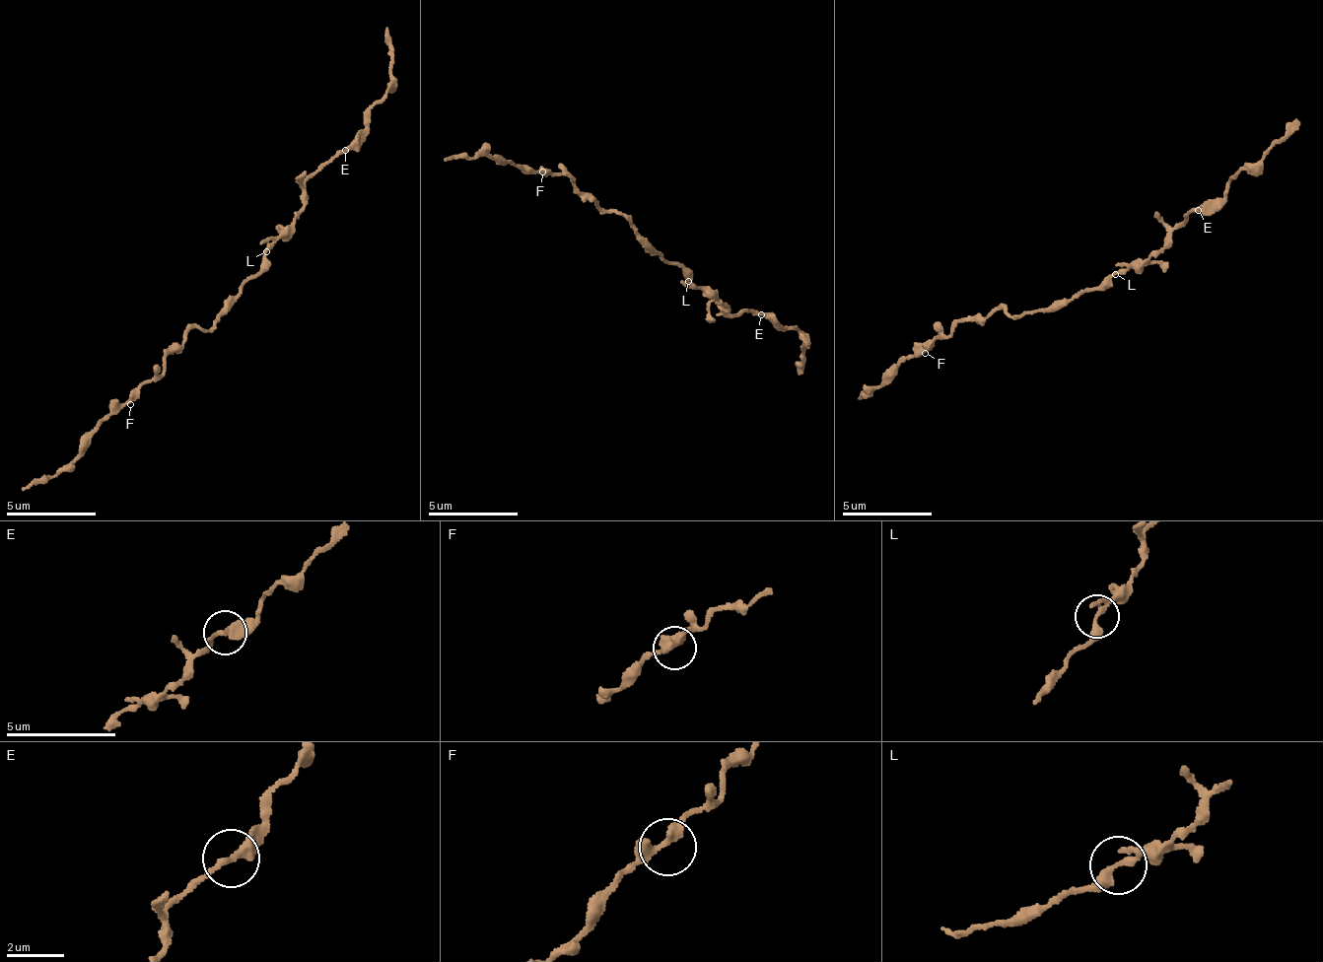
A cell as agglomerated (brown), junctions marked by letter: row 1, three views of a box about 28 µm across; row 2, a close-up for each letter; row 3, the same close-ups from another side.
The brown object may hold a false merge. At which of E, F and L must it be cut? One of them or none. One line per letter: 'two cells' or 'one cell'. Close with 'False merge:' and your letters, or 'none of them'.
E: one cell
F: one cell
L: one cell
False merge: none of them

